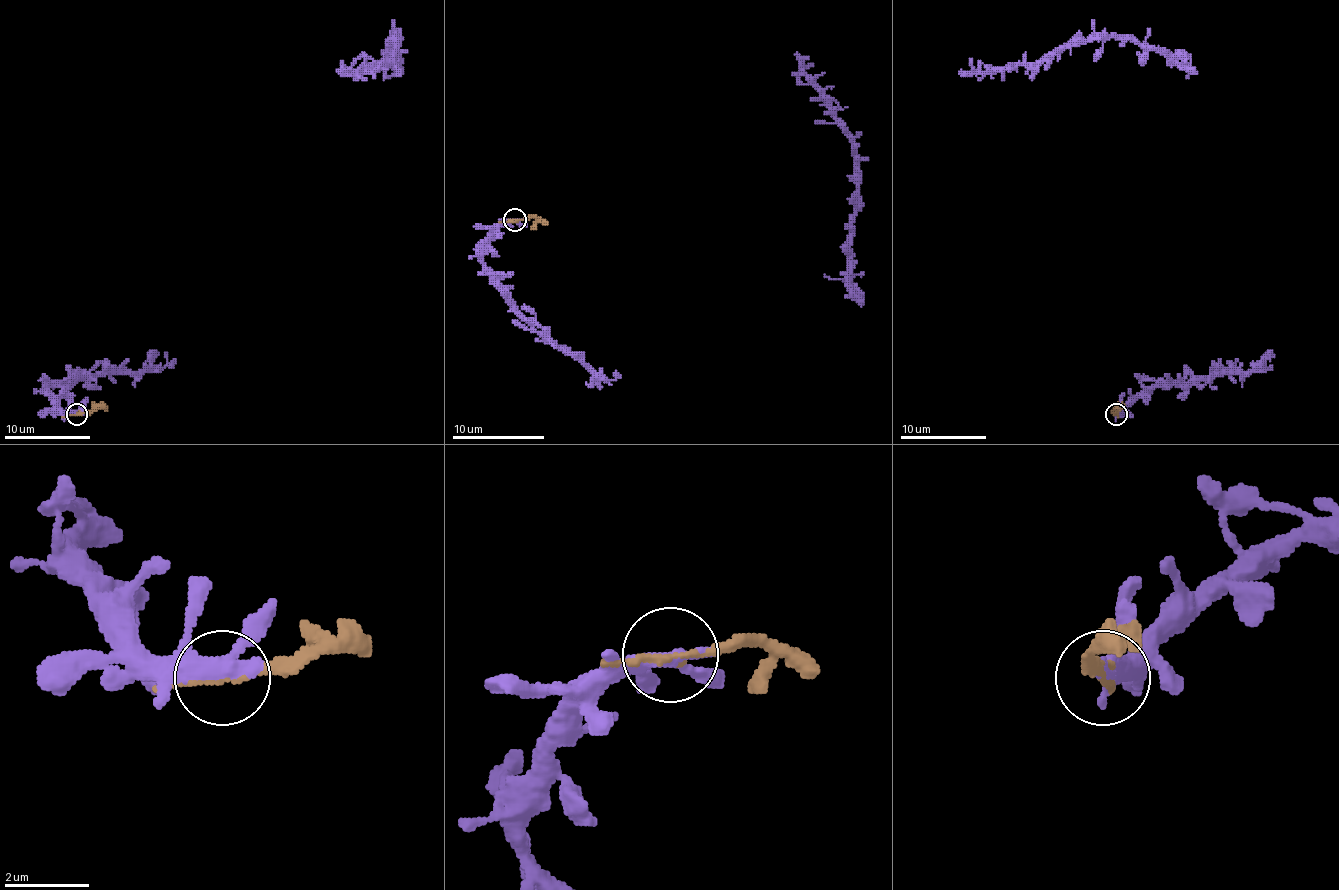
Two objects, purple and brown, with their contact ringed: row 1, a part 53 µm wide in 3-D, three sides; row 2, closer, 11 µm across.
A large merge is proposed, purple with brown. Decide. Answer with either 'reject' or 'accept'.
accept

